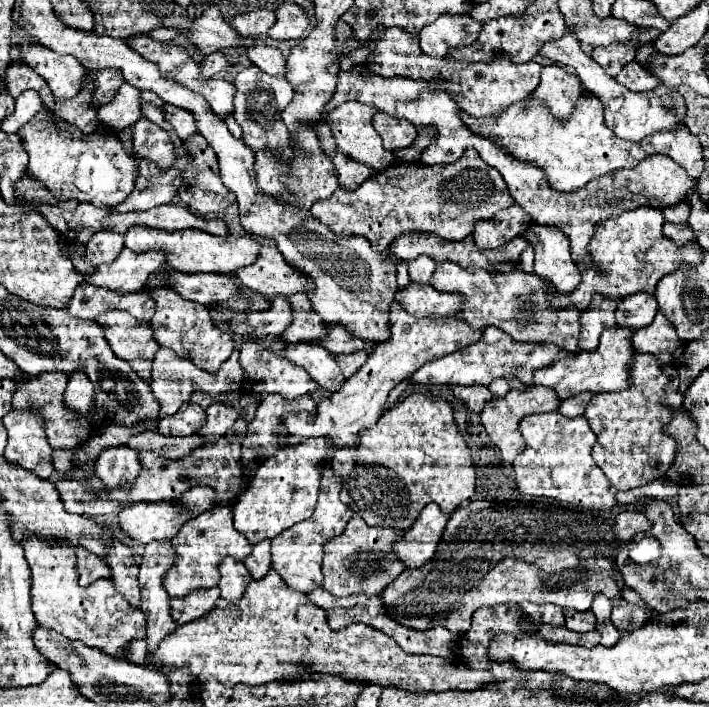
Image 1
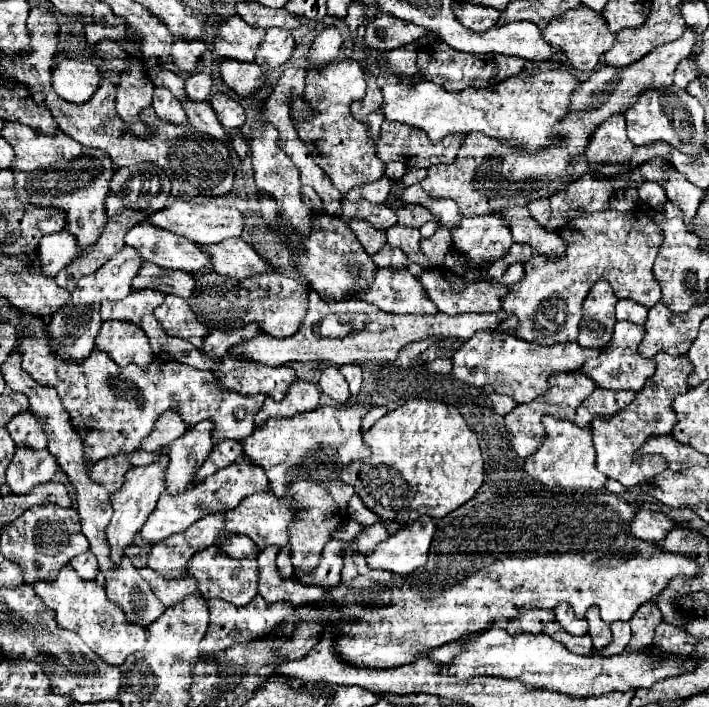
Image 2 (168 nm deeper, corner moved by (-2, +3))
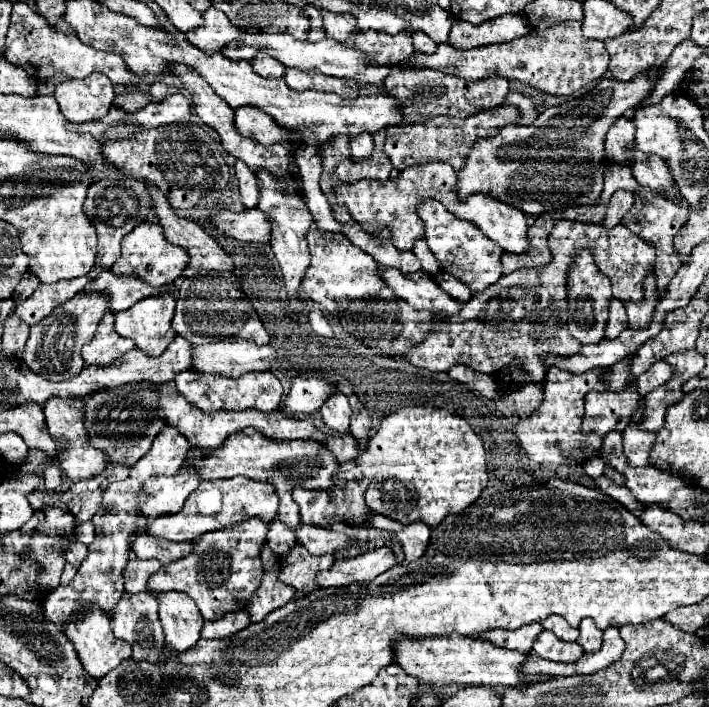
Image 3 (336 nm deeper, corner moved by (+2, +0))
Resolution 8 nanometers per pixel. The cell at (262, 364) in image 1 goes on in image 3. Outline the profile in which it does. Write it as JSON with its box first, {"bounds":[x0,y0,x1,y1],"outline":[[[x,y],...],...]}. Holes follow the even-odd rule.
{"bounds":[174,371,282,413],"outline":[[[182,371],[174,377],[174,383],[180,391],[180,395],[184,395],[186,399],[190,399],[190,403],[194,403],[194,407],[198,407],[200,411],[244,411],[244,409],[258,409],[262,413],[270,413],[274,409],[280,407],[282,401],[282,385],[280,381],[268,373],[246,373],[238,379],[230,379],[224,375],[202,375],[198,371]]]}

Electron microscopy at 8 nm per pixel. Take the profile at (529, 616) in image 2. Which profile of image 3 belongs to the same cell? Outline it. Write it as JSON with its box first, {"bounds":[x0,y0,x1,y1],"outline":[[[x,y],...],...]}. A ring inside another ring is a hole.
{"bounds":[480,623,542,655],"outline":[[[530,623],[530,625],[522,627],[522,631],[502,631],[502,629],[496,629],[496,631],[480,635],[480,637],[490,637],[486,641],[490,641],[490,643],[494,643],[498,647],[514,649],[514,651],[520,651],[520,653],[528,655],[528,653],[532,653],[532,643],[534,643],[534,639],[540,633],[542,633],[542,625],[540,623]]]}

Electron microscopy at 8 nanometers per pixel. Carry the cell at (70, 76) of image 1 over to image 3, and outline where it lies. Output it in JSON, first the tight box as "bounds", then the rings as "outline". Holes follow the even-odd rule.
{"bounds":[56,75,114,123],"outline":[[[90,75],[86,79],[70,79],[56,87],[56,101],[64,117],[72,123],[102,119],[114,105],[114,85],[106,75]]]}

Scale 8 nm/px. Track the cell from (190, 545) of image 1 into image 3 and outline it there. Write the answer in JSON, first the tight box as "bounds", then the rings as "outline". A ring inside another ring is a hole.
{"bounds":[132,531,192,565],"outline":[[[140,531],[132,543],[132,551],[138,559],[158,559],[162,565],[182,559],[192,551],[190,543],[170,543],[168,539],[154,539],[146,531]]]}

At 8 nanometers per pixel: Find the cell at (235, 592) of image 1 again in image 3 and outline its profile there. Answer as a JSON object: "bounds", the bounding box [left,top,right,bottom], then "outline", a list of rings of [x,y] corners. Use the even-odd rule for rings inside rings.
{"bounds":[150,517,268,621],"outline":[[[252,517],[240,525],[230,529],[212,531],[194,539],[194,547],[190,555],[162,565],[156,575],[150,577],[150,591],[164,593],[164,591],[182,591],[194,599],[198,605],[200,615],[206,621],[222,619],[226,613],[246,609],[246,603],[254,595],[262,579],[262,563],[260,563],[260,549],[266,541],[268,523],[258,517]]]}

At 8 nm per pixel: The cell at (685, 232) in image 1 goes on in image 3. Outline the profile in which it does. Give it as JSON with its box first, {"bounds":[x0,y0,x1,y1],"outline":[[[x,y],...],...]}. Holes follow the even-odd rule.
{"bounds":[622,187,690,297],"outline":[[[638,187],[634,191],[634,205],[622,219],[622,225],[626,225],[640,239],[646,239],[646,243],[654,245],[654,249],[656,249],[654,273],[656,273],[656,279],[658,279],[658,293],[660,293],[660,297],[666,293],[668,279],[672,279],[676,275],[678,267],[680,267],[680,257],[674,251],[672,239],[680,231],[680,227],[686,223],[688,213],[690,213],[688,201],[678,203],[676,199],[666,199],[666,195],[654,195],[654,191],[650,191],[648,187]]]}

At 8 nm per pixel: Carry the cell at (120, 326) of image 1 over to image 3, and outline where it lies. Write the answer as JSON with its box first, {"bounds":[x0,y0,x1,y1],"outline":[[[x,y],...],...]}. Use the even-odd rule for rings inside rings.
{"bounds":[82,311,134,365],"outline":[[[106,311],[98,323],[94,339],[82,347],[82,357],[88,365],[110,365],[130,349],[134,349],[134,341],[124,339],[114,331],[114,313]]]}

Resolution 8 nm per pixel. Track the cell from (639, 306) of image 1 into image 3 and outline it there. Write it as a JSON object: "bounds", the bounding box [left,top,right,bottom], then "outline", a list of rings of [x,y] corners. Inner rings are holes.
{"bounds":[606,299,628,339],"outline":[[[610,299],[610,315],[606,321],[606,339],[616,339],[628,327],[628,315],[624,303],[618,299]]]}

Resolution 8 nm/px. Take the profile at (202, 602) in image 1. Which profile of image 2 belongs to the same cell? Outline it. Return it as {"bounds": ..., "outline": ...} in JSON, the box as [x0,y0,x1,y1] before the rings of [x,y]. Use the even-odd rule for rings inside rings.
{"bounds":[140,566,202,606],"outline":[[[140,566],[142,576],[148,580],[152,592],[156,594],[156,598],[164,604],[164,606],[174,606],[180,604],[184,598],[188,596],[202,596],[198,592],[198,582],[194,580],[194,576],[186,576],[182,580],[168,580],[164,576],[154,574],[152,570],[148,570],[148,566]]]}

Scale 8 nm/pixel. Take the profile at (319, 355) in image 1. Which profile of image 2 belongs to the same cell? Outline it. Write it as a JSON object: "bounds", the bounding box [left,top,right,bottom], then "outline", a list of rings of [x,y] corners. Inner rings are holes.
{"bounds":[318,366,350,404],"outline":[[[334,366],[324,368],[320,378],[322,378],[322,380],[318,380],[320,390],[322,390],[324,394],[328,394],[336,404],[344,404],[344,402],[348,400],[348,396],[350,396],[348,384],[346,384],[346,380],[344,380],[344,376],[340,374],[338,368],[334,368]]]}

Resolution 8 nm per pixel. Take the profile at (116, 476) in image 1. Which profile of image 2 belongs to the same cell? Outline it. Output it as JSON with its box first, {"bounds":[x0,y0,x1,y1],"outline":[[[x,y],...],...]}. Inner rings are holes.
{"bounds":[106,454,168,556],"outline":[[[164,454],[162,460],[158,460],[156,464],[130,468],[130,472],[126,472],[126,476],[124,476],[122,488],[110,496],[112,506],[114,506],[114,514],[112,514],[112,520],[106,528],[106,536],[108,536],[108,542],[112,546],[112,556],[120,556],[124,552],[124,548],[134,542],[136,532],[144,526],[146,518],[154,510],[158,496],[166,490],[166,482],[164,482],[166,466],[168,466],[168,456]]]}

